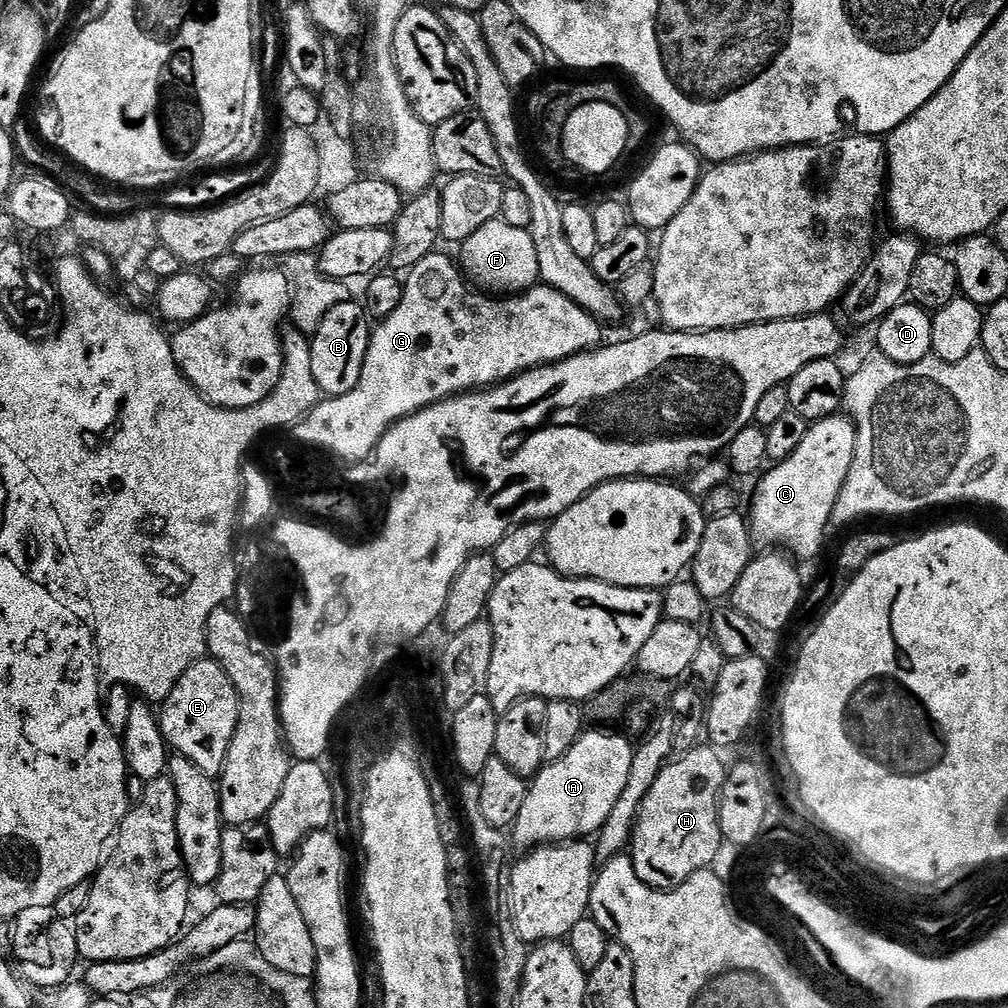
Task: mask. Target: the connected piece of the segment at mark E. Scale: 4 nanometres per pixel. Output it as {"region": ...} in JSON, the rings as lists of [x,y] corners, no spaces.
{"region":[[[205,658],[182,678],[170,690],[170,694],[162,701],[158,719],[160,732],[164,736],[169,749],[175,755],[185,756],[202,772],[211,778],[219,777],[224,770],[226,754],[230,742],[234,738],[234,730],[238,726],[238,690],[234,690],[234,682],[226,678],[226,672],[218,662],[211,658]]]}

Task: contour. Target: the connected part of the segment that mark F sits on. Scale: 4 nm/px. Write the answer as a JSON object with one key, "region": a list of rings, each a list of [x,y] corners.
{"region":[[[497,218],[481,224],[478,230],[474,230],[474,234],[470,235],[459,245],[458,250],[460,250],[460,260],[458,259],[459,267],[466,273],[467,279],[477,289],[483,290],[485,293],[519,294],[527,292],[529,288],[537,287],[540,278],[538,253],[534,250],[534,238],[530,238],[527,228],[506,226],[504,220]]]}

